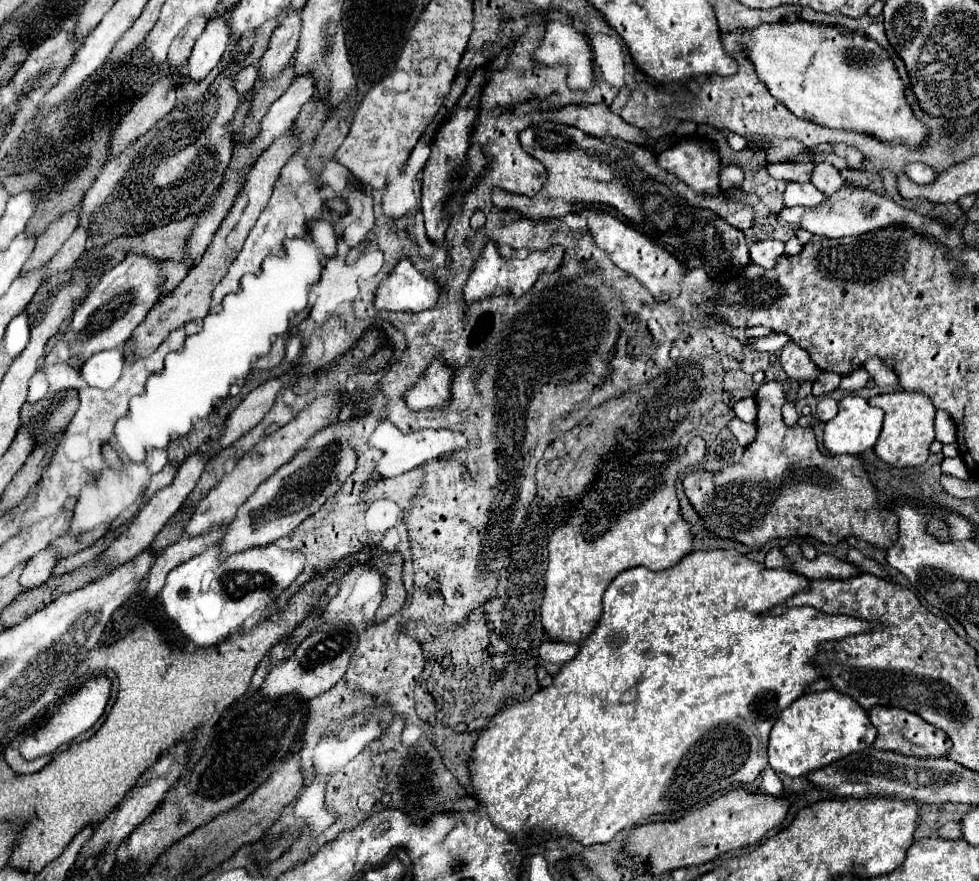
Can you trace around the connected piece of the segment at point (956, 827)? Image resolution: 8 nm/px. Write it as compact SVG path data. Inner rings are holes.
M948 821L938 829L938 835L944 839L960 839L962 837L962 829L958 821Z

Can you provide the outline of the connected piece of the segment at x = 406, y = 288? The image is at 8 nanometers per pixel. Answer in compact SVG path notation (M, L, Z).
M404 255L390 275L380 283L374 295L374 309L378 311L426 311L434 309L442 287L438 279L426 277L418 271L410 257Z

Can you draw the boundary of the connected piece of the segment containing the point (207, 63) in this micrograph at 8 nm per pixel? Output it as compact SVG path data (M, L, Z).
M226 9L222 15L214 15L204 33L198 37L198 41L194 43L192 55L188 59L186 65L186 77L194 83L200 83L206 79L206 75L218 65L222 53L226 51L228 45L228 29L226 29L226 21L228 21L228 11Z

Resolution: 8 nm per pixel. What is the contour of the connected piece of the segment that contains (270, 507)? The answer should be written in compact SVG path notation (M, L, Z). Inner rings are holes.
M328 445L328 449L296 455L290 463L282 465L272 477L268 477L254 495L238 509L236 517L228 523L224 537L220 539L220 559L242 549L262 547L274 543L280 537L292 533L306 517L316 513L328 497L332 497L346 477L356 467L356 455L348 445Z

